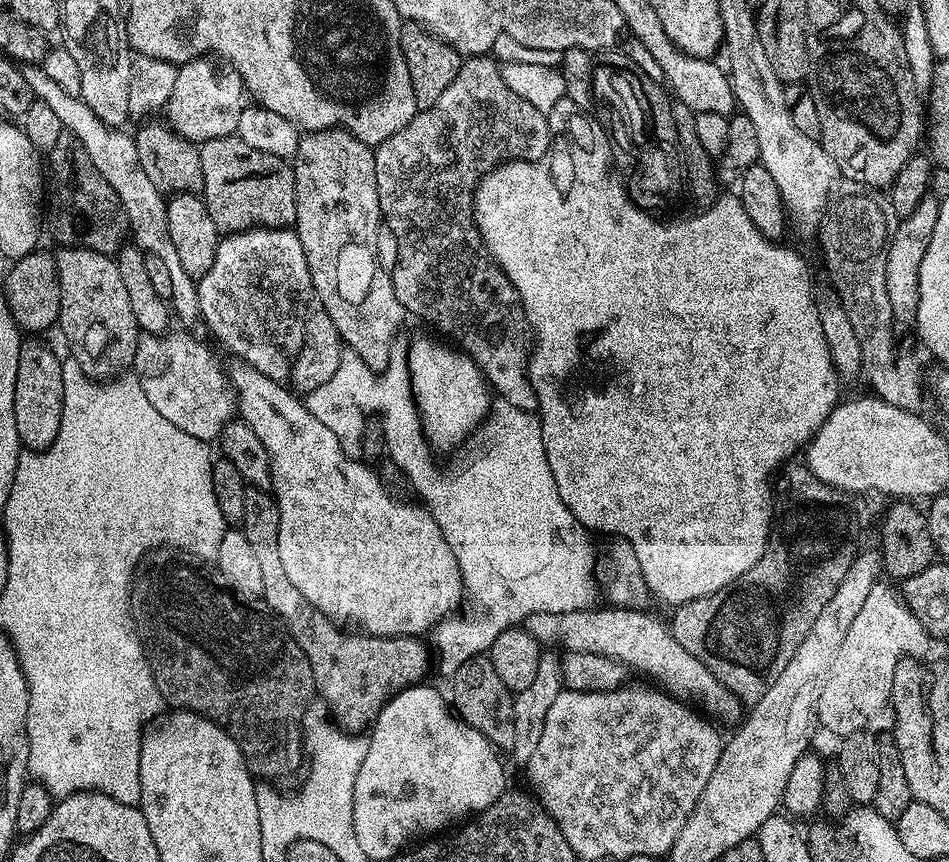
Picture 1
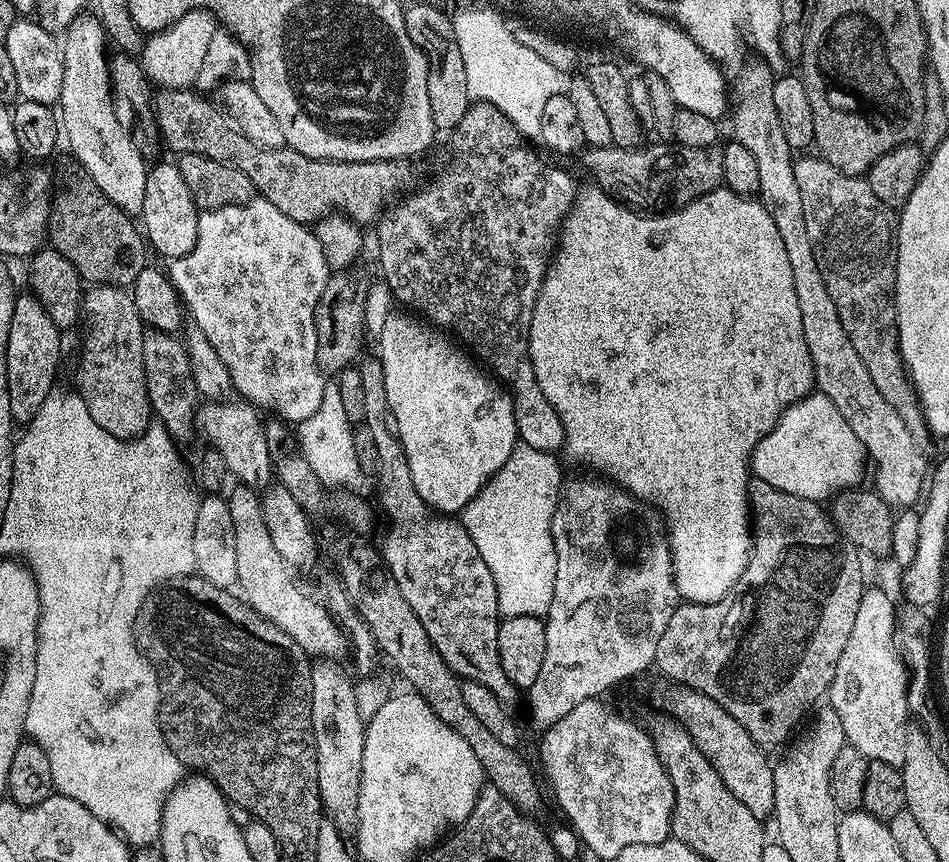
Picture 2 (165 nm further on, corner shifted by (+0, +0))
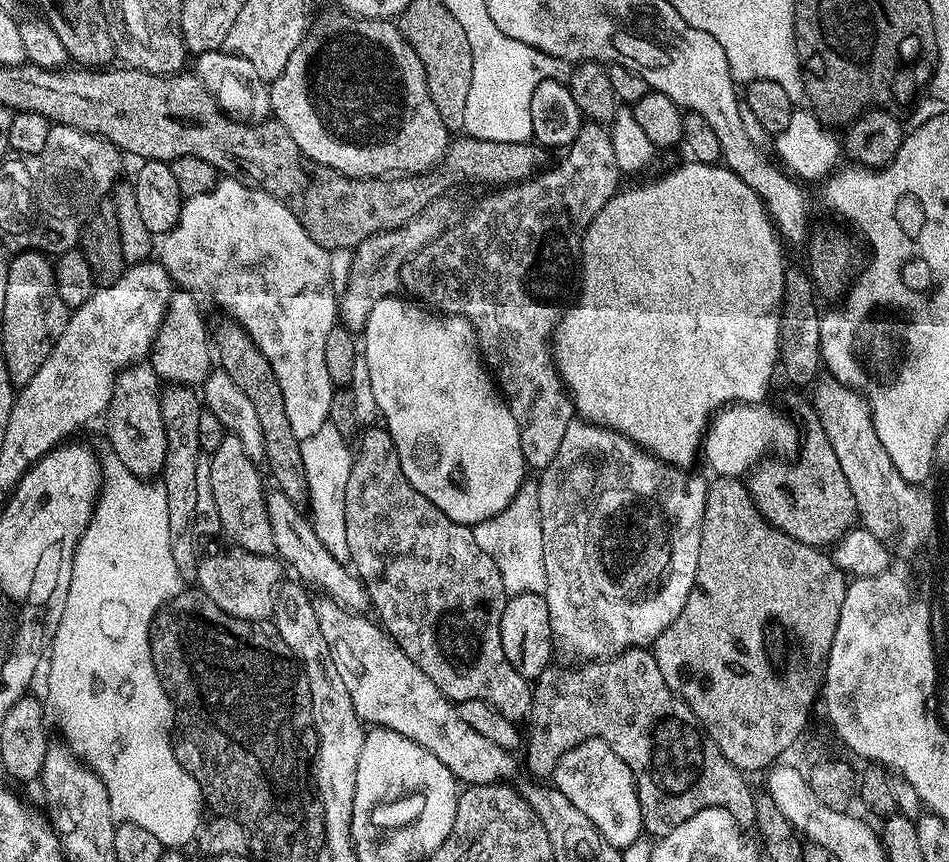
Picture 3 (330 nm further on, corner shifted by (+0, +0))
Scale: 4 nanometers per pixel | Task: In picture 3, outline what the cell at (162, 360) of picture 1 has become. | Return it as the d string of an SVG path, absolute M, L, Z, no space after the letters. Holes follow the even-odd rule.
M279 490L269 491L267 493L266 514L270 514L270 530L274 530L275 555L289 569L297 572L299 579L305 585L313 589L321 588L323 595L327 599L333 600L345 610L351 610L356 614L364 614L369 611L368 591L364 589L364 583L360 577L348 564L339 564L322 546L318 534L314 534L312 523L307 515L299 512L297 501L292 500L288 495ZM292 567L292 568L291 568ZM313 584L313 585L312 585Z

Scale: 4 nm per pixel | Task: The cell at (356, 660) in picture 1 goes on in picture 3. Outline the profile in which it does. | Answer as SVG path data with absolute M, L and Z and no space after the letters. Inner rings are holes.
M225 434L218 450L210 453L210 490L214 494L214 506L218 506L218 518L223 535L228 535L235 547L250 554L271 556L276 551L274 530L270 530L270 514L266 514L266 487L260 477L257 461L246 454L238 438Z

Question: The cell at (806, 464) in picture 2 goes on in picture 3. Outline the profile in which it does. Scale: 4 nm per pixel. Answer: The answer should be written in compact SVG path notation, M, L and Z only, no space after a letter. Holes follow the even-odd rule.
M733 402L712 417L704 433L702 460L713 468L716 476L740 478L773 454L790 458L800 451L802 432L797 421L766 405L764 402Z

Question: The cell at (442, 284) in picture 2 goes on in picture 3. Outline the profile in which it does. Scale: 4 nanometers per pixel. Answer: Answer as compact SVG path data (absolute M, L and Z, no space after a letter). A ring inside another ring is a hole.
M588 122L588 140L574 138L572 144L567 145L564 154L564 161L561 162L560 168L550 169L551 167L549 167L543 174L536 174L523 182L516 182L511 186L500 186L495 190L489 191L492 193L489 196L482 197L469 212L467 209L451 228L448 228L438 238L434 238L425 248L414 253L405 262L404 268L400 272L403 291L413 301L419 302L421 305L441 314L466 318L474 326L476 340L480 344L481 357L485 365L490 369L499 391L506 397L510 414L514 414L514 422L518 422L520 427L518 438L522 442L525 465L529 469L536 468L535 470L542 470L546 466L550 466L550 462L554 462L554 454L558 454L562 438L566 434L566 426L570 426L570 422L574 419L572 397L568 395L567 388L564 387L559 374L556 373L556 361L552 358L552 345L550 343L552 334L556 330L557 320L564 315L578 292L580 247L584 241L586 230L594 222L594 218L598 218L602 206L606 206L606 202L610 202L612 197L616 195L621 187L620 180L622 180L622 174L618 170L618 162L614 162L614 142L610 142L610 131L605 125Z

